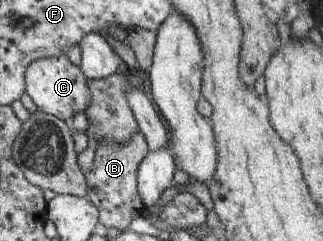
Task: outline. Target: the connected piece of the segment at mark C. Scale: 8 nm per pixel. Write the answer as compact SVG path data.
M67 55L51 56L35 60L27 66L25 77L26 93L41 112L51 114L60 120L73 119L79 112L85 112L91 96L87 79L79 66L71 63Z

